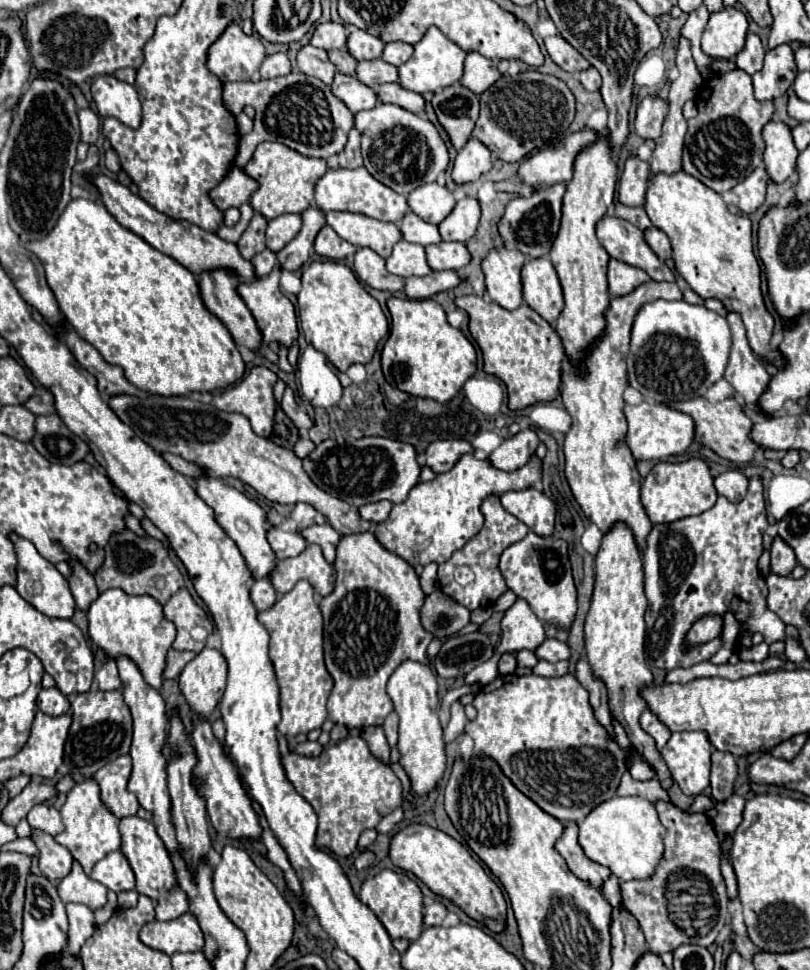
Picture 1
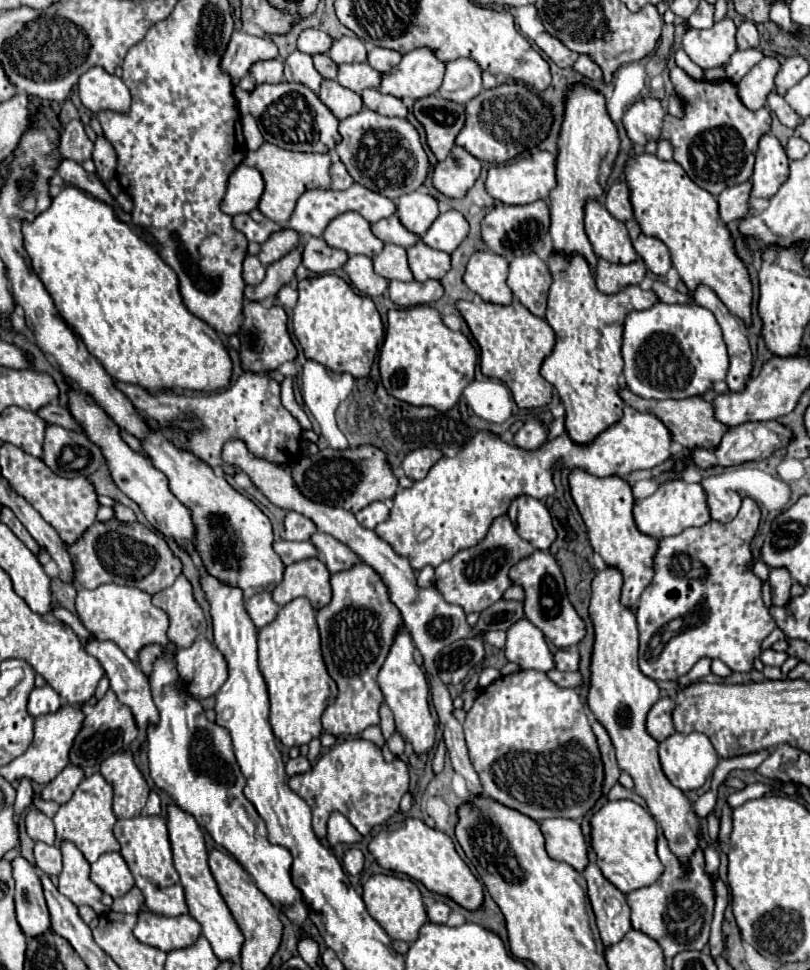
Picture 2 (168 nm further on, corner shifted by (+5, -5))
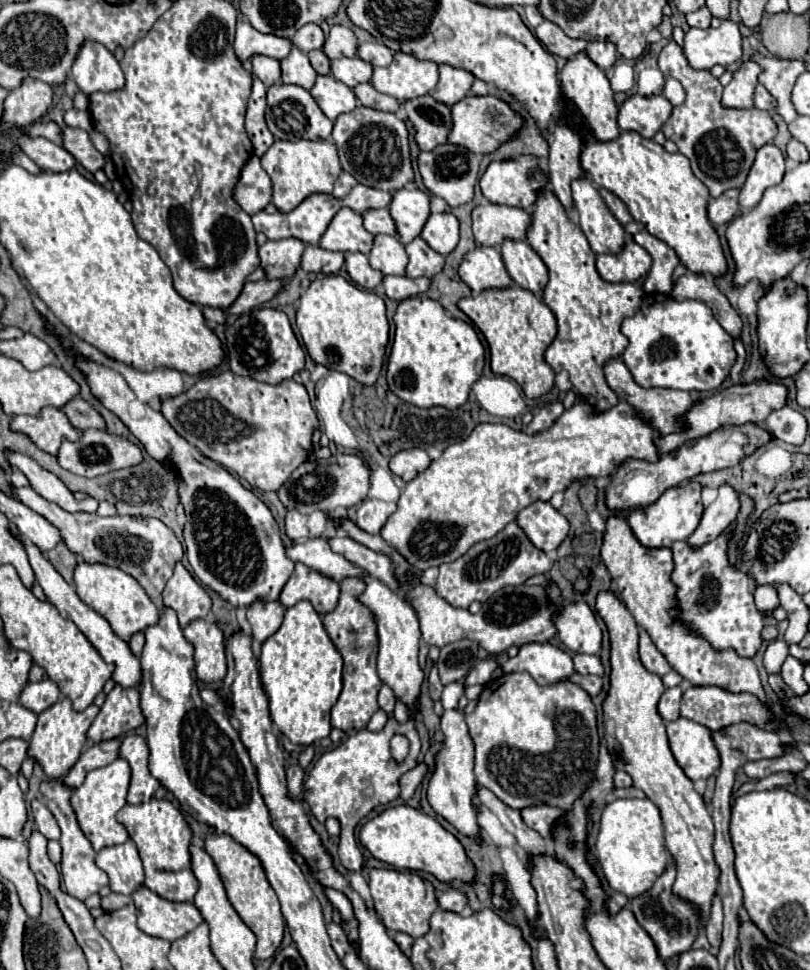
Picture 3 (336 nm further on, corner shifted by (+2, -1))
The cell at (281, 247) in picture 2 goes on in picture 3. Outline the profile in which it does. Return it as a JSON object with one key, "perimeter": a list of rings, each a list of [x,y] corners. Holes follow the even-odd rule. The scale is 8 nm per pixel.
{"perimeter":[[[293,237],[267,241],[263,247],[259,247],[261,267],[265,271],[265,277],[289,281],[297,273],[303,249],[305,245]]]}

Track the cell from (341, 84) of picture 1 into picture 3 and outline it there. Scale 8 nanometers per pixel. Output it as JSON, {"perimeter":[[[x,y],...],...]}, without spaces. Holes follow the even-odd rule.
{"perimeter":[[[319,75],[309,93],[317,101],[317,105],[325,113],[325,117],[329,117],[331,121],[335,121],[341,113],[353,111],[359,105],[351,87],[347,87],[345,83],[337,81],[331,75],[325,75],[325,77]]]}

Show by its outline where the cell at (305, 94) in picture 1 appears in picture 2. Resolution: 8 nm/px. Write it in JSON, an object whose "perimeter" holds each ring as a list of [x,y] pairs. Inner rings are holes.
{"perimeter":[[[262,83],[252,91],[244,91],[236,85],[234,97],[240,115],[252,115],[258,121],[258,129],[266,143],[300,153],[328,153],[342,141],[342,135],[338,133],[340,121],[312,89],[306,89],[306,85]]]}

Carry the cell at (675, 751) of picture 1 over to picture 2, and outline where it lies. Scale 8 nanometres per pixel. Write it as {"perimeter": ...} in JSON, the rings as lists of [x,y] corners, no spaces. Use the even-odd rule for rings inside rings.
{"perimeter":[[[674,733],[660,743],[660,763],[668,781],[686,793],[686,791],[700,789],[706,783],[706,779],[718,765],[718,755],[704,733],[688,733],[688,735]]]}

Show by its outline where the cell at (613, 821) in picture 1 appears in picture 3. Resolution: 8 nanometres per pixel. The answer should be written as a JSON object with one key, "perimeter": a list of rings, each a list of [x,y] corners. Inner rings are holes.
{"perimeter":[[[615,799],[609,803],[599,821],[597,859],[609,887],[627,899],[649,891],[655,879],[667,869],[671,855],[665,851],[664,830],[659,809],[649,799]]]}

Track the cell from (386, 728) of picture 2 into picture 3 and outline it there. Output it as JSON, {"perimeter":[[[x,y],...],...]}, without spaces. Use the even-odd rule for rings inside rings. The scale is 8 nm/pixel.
{"perimeter":[[[381,685],[381,691],[379,691],[379,707],[385,709],[385,713],[391,713],[393,711],[393,705],[395,705],[395,693],[389,685]]]}

